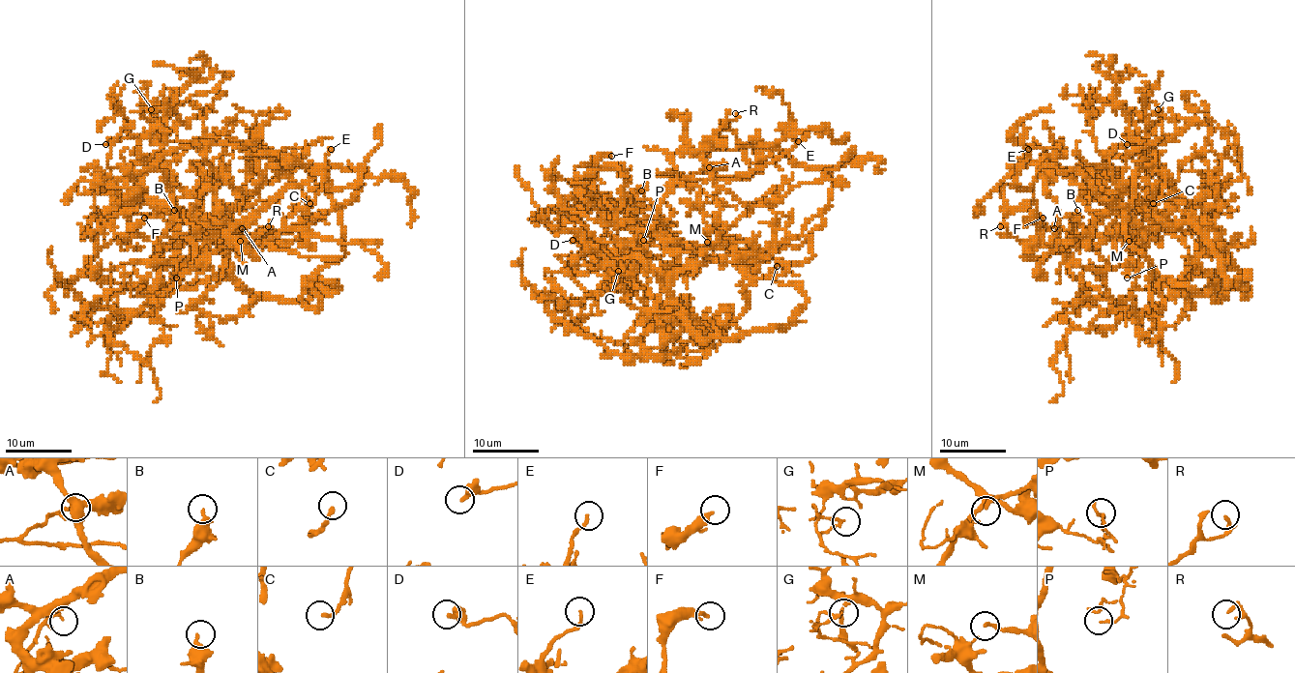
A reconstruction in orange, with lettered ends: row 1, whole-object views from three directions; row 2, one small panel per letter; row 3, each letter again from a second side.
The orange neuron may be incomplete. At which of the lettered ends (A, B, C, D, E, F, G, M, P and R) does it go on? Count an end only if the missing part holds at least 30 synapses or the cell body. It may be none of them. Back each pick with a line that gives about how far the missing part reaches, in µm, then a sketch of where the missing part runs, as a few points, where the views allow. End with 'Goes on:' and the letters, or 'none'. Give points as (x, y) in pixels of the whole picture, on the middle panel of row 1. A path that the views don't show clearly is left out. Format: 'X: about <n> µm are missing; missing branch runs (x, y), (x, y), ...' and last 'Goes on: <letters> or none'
F: about 40 µm are missing; missing branch runs (611, 156), (650, 154), (655, 147), (651, 141), (592, 121), (585, 124), (582, 121), (569, 123), (562, 132)
Goes on: F

